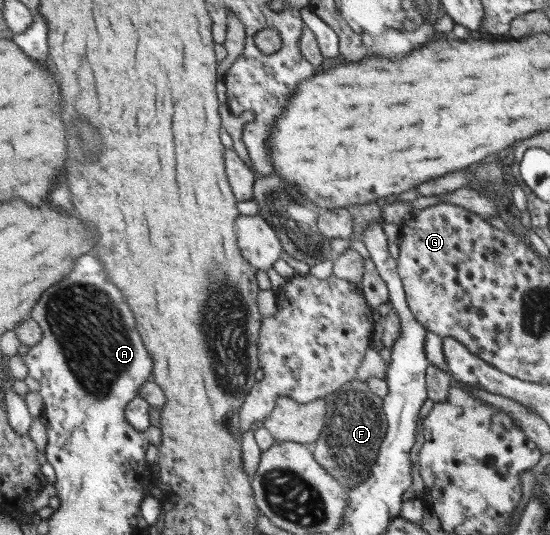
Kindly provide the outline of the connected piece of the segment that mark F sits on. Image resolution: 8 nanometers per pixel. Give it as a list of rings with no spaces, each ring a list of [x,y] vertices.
[[[351,379],[335,393],[326,396],[326,429],[312,445],[315,459],[344,488],[353,488],[367,480],[377,462],[379,450],[388,432],[388,419],[384,410],[384,397],[375,395],[364,381]]]

